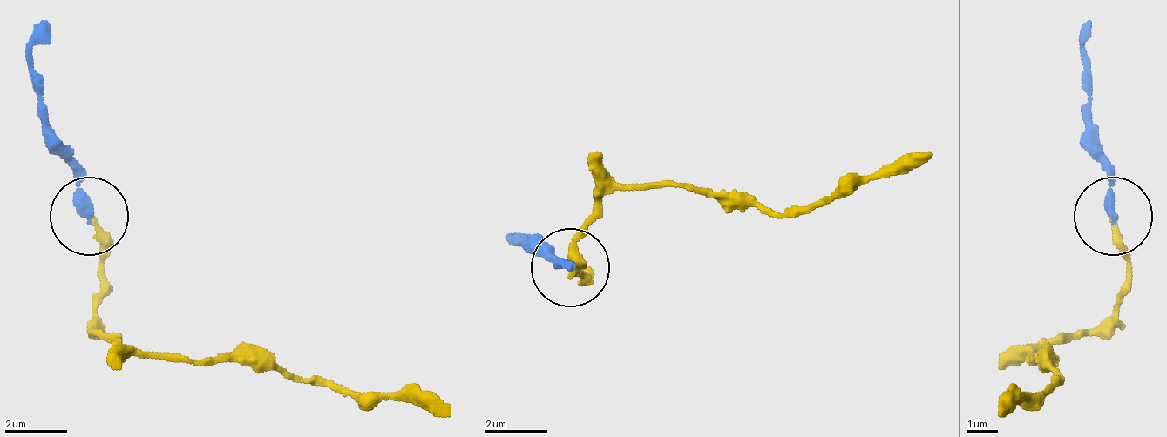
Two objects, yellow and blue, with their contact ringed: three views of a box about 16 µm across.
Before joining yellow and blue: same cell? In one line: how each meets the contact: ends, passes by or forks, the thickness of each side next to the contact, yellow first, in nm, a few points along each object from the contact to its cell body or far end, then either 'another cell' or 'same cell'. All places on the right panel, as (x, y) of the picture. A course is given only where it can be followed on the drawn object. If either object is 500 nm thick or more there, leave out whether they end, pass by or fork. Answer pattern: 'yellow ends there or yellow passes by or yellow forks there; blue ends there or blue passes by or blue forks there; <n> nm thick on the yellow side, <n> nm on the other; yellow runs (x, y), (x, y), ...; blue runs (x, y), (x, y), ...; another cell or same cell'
yellow ends there; blue ends there; 240 nm thick on the yellow side, 320 nm on the other; yellow runs (1111, 214), (1127, 261), (1119, 308), (1033, 355), (1056, 379), (1001, 418); blue runs (1111, 214), (1111, 167), (1088, 120), (1088, 81), (1080, 65), (1088, 18); same cell

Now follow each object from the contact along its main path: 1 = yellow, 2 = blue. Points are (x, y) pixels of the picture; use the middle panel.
1: (572, 265), (580, 281), (580, 226), (619, 187), (815, 211), (932, 156)
2: (572, 265), (564, 265), (509, 234), (525, 242)

